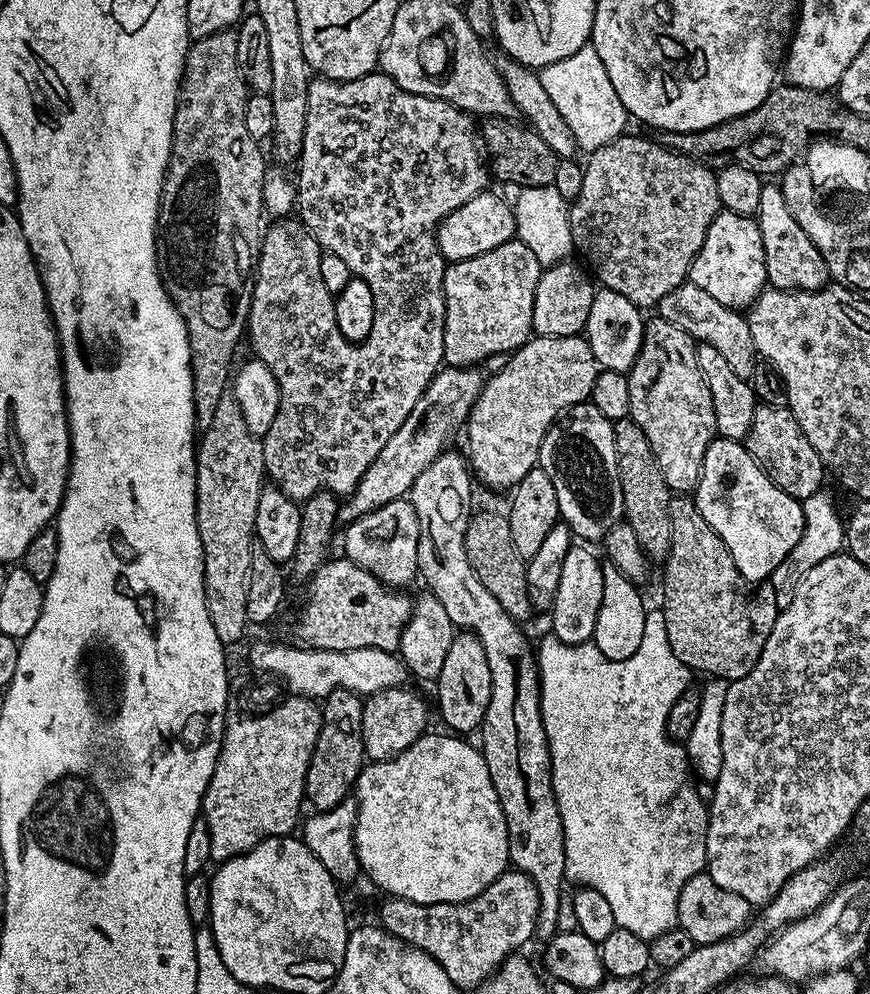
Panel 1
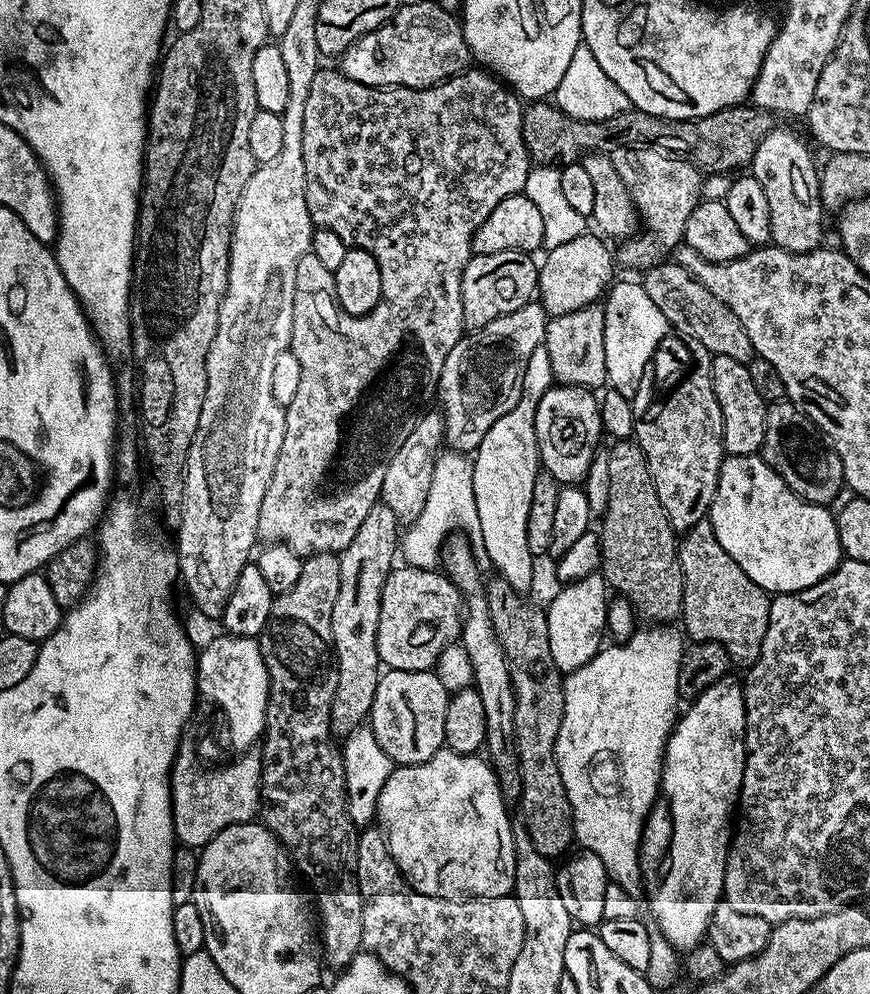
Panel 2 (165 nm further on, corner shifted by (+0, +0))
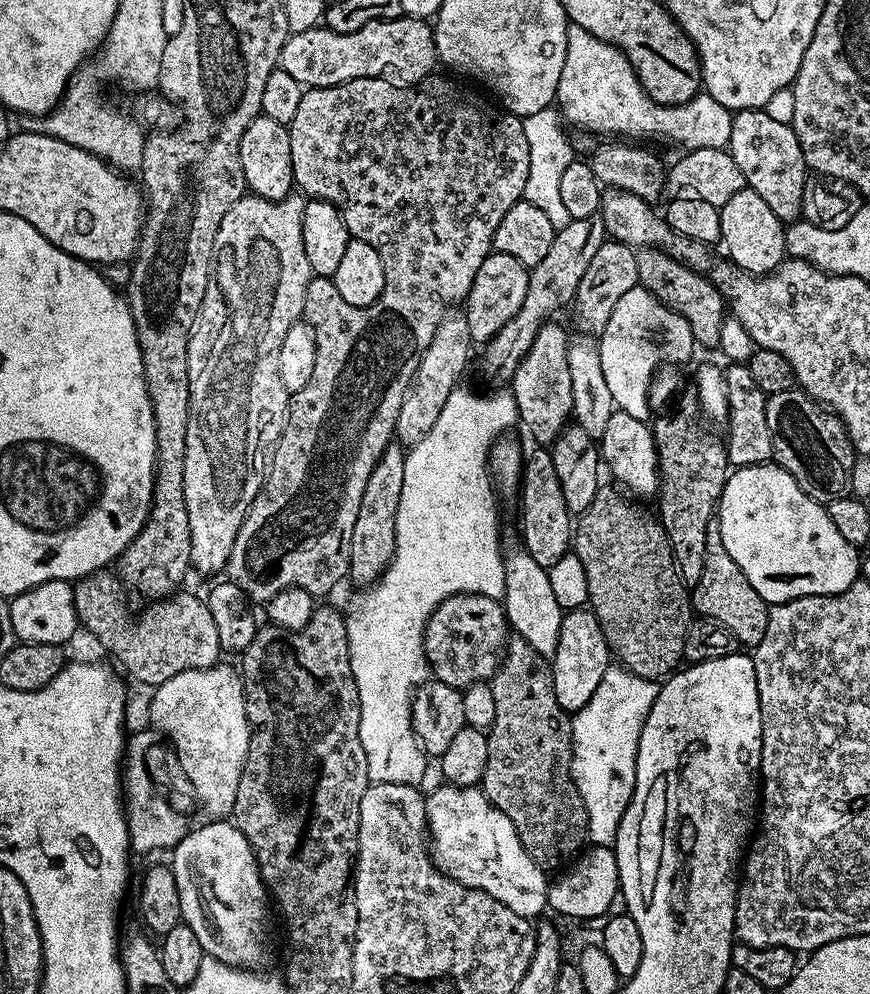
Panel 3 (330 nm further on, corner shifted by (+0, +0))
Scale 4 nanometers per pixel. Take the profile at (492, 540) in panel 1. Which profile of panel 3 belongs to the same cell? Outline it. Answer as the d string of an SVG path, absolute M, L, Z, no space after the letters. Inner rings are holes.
M513 635L490 683L494 694L494 722L486 732L488 757L482 790L488 801L510 818L526 854L530 854L536 864L545 870L567 865L588 840L588 815L572 776L572 722L569 713L558 706L558 698L554 698L549 661L520 635Z

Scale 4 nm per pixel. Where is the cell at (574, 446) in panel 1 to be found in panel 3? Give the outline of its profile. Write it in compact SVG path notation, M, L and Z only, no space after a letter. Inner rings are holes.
M557 322L543 324L538 330L538 338L526 350L526 358L518 366L510 381L510 391L516 400L516 415L521 425L528 424L528 432L535 443L550 446L558 438L563 428L572 420L574 389L570 387L570 362L568 346L570 336Z

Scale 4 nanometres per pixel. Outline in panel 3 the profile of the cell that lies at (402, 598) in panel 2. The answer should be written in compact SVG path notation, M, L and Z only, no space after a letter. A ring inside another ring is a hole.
M458 594L446 598L433 610L432 617L424 631L424 653L428 659L431 675L437 681L451 688L466 689L471 684L483 684L491 681L492 675L500 667L504 650L510 639L510 627L503 603L482 594Z

